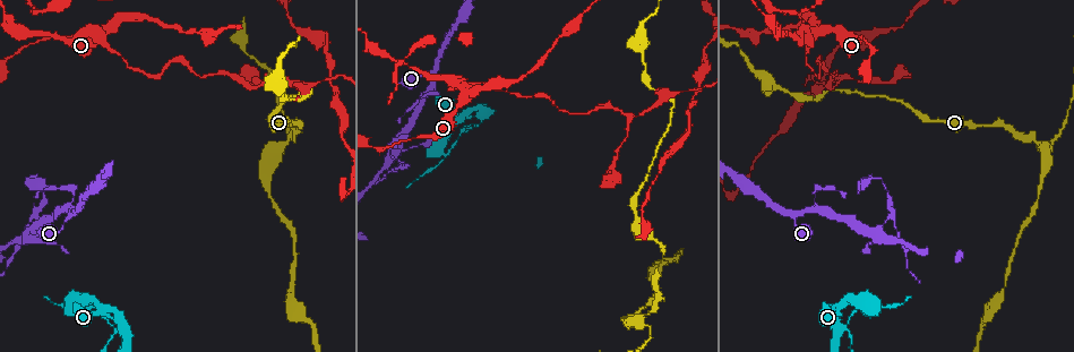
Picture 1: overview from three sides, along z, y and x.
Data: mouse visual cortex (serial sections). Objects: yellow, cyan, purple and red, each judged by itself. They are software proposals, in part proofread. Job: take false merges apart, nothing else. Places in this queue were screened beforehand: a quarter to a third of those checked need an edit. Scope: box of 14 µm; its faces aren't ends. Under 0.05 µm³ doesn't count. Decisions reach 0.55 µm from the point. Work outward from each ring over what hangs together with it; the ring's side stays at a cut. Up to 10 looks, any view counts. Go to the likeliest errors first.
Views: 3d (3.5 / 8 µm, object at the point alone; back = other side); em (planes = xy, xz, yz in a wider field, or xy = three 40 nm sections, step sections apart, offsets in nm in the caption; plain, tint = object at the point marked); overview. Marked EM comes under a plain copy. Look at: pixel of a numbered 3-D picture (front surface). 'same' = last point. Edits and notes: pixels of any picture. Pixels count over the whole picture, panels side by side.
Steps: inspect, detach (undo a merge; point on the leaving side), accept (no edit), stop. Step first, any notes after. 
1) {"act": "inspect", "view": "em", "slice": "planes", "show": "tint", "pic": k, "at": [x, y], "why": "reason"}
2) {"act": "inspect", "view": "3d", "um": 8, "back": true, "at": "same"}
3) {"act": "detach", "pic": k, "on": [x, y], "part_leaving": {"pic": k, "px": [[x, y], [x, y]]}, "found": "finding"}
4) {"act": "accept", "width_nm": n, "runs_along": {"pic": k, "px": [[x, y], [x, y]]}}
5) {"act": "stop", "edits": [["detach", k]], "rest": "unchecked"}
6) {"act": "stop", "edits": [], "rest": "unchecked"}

{"act": "inspect", "view": "3d", "um": 3.5, "pic": 1, "at": [637, 322]}

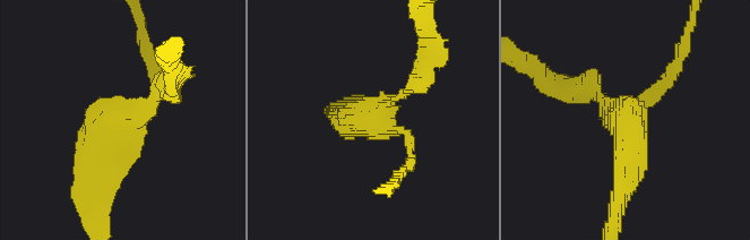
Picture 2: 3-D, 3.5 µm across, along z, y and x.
{"act": "inspect", "view": "em", "slice": "xy", "step": 1, "show": "tint", "pic": 2, "at": [373, 115]}

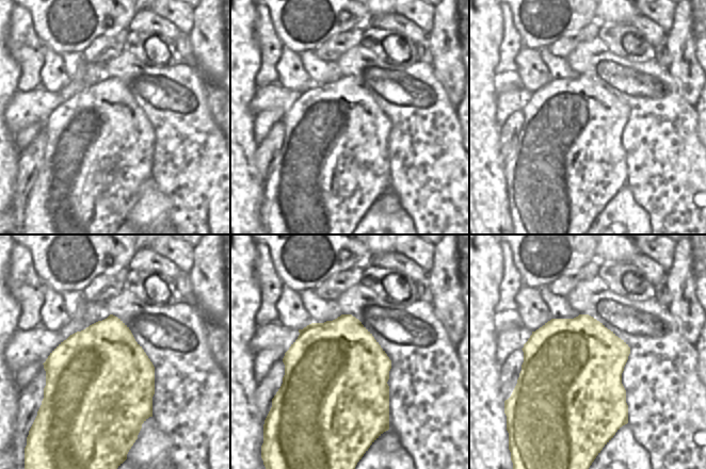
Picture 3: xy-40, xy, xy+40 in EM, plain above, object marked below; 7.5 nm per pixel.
{"act": "inspect", "view": "em", "slice": "xy", "step": 2, "show": "tint", "at": "same", "why": "cut it another way"}

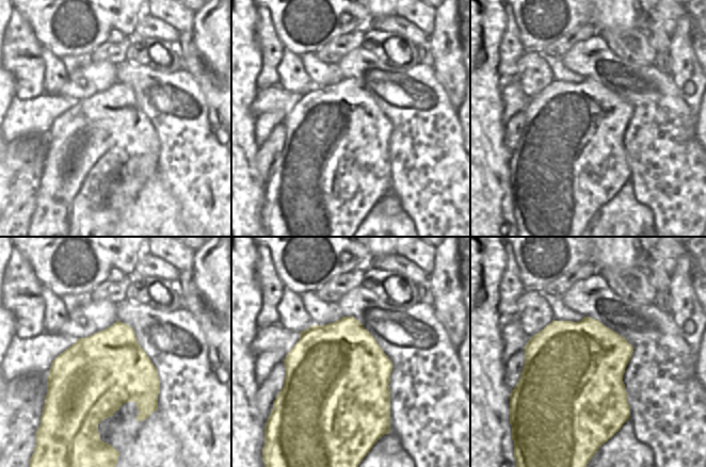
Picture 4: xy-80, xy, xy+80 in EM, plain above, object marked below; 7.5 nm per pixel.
{"act": "accept", "runs_along": {"pic": 2, "px": [[172, 88], [98, 140], [95, 186]]}, "found": "all the same cell"}

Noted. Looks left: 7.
{"act": "inspect", "view": "3d", "um": 8, "pic": 1, "at": [105, 36], "why": "looks like a crossing"}

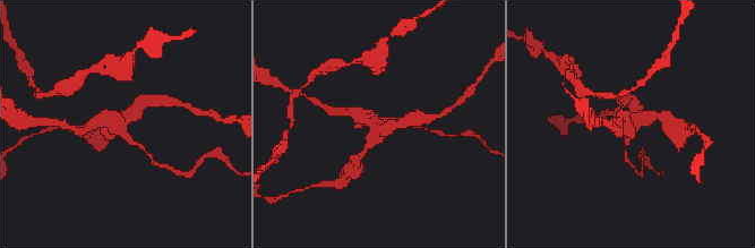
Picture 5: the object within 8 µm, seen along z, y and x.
{"act": "inspect", "view": "em", "slice": "xy", "step": 3, "show": "tint", "pic": 5, "at": [636, 122], "why": "need the tissue"}

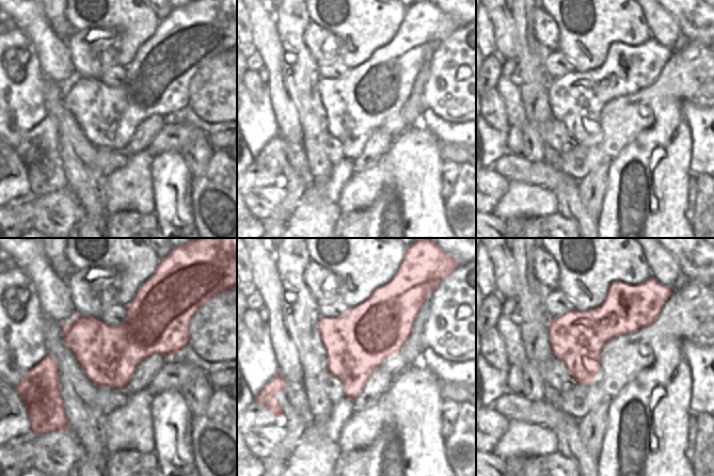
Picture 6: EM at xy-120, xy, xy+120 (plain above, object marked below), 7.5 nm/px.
{"act": "detach", "pic": 5, "on": [352, 112], "width_nm": 480, "part_leaving": {"pic": 5, "px": [[121, 126], [126, 138], [152, 159]]}, "found": "two cells meet here"}

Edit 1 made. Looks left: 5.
{"act": "inspect", "view": "overview"}

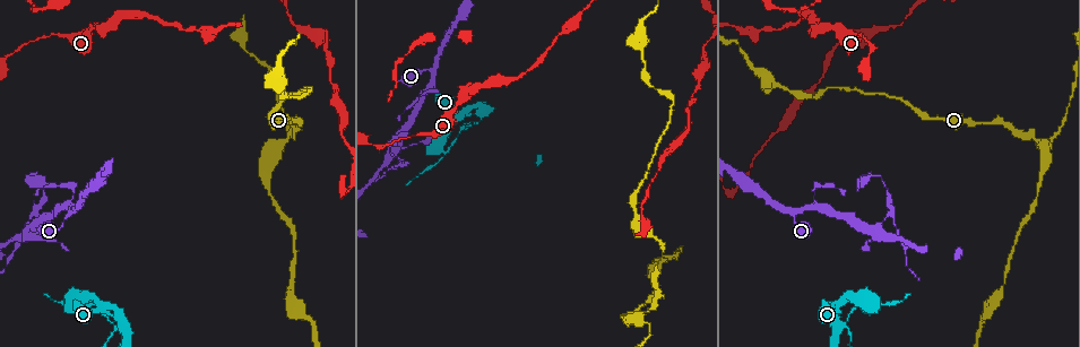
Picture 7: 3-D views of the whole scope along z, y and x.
{"act": "inspect", "view": "3d", "um": 3.5, "pic": 7, "at": [795, 214], "why": "a narrow waist"}

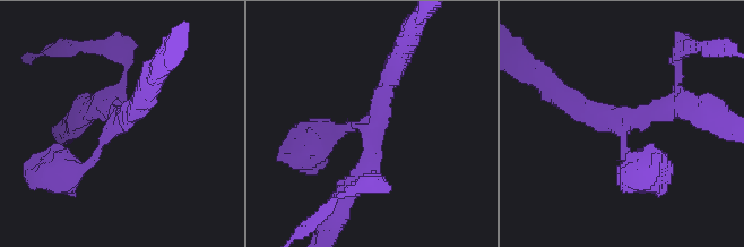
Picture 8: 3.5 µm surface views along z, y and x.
{"act": "inspect", "view": "em", "slice": "planes", "show": "tint", "pic": 8, "at": [369, 129], "why": "now the EM"}

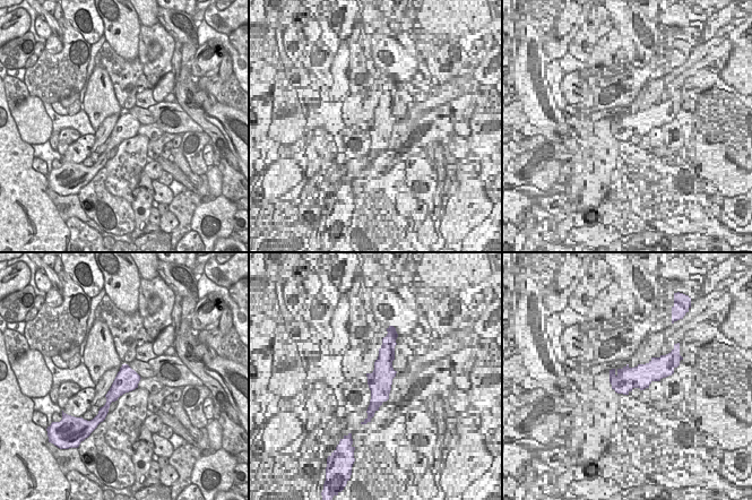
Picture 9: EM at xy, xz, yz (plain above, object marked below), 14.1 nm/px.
{"act": "inspect", "view": "em", "slice": "xy", "step": 2, "show": "tint", "at": "same"}

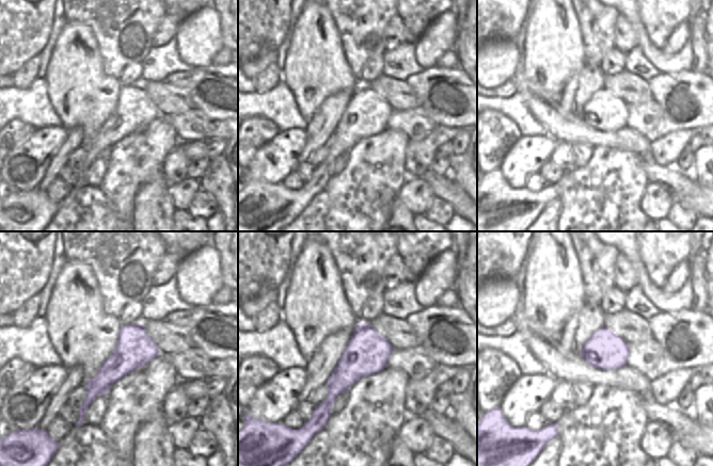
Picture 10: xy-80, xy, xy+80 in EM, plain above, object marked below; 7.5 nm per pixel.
{"act": "accept", "runs_along": {"pic": 10, "px": [[140, 328], [135, 348], [82, 410]]}, "found": "continuous, no second cell"}

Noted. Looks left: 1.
{"act": "stop", "edits": [["detach", 5]], "rest": "unchecked"}

